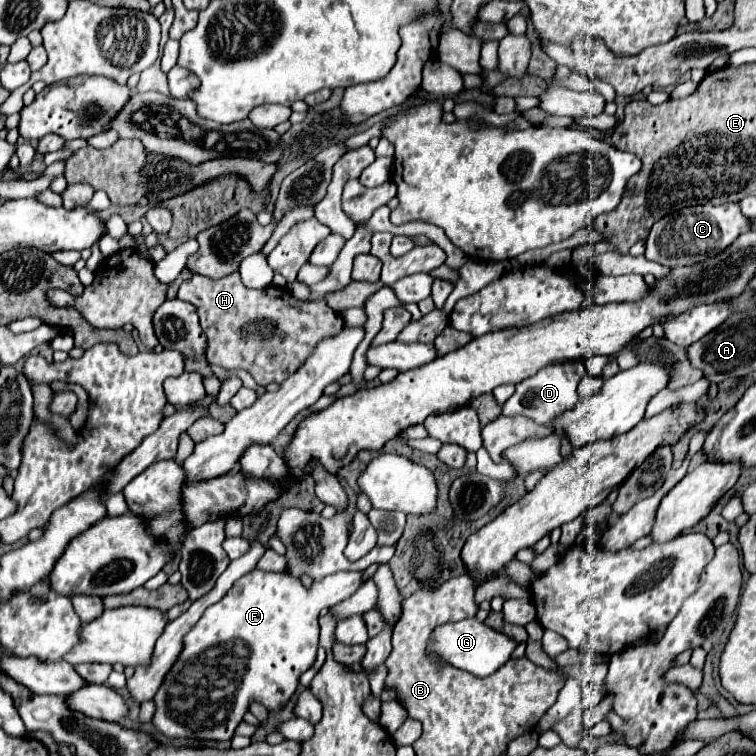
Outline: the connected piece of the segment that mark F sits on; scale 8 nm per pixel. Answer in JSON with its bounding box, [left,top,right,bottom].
[152,570,362,742]

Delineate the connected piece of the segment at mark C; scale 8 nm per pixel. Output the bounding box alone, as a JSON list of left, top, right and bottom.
[646,204,750,268]

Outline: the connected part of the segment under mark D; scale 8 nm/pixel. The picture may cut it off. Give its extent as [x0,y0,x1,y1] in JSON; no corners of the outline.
[502,362,586,424]

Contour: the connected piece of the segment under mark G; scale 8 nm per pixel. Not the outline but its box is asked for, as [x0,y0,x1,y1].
[426,618,516,678]

